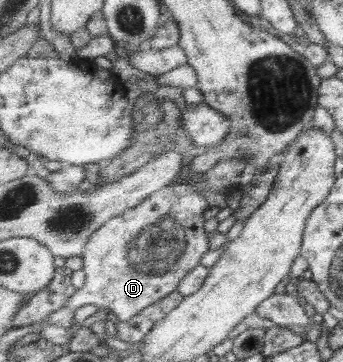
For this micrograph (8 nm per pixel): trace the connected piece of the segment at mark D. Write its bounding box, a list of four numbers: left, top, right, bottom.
[48,158,246,327]

